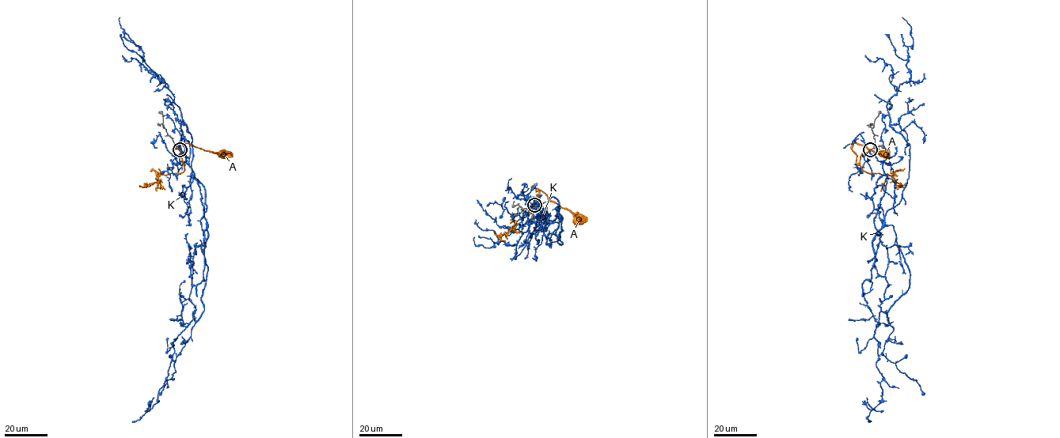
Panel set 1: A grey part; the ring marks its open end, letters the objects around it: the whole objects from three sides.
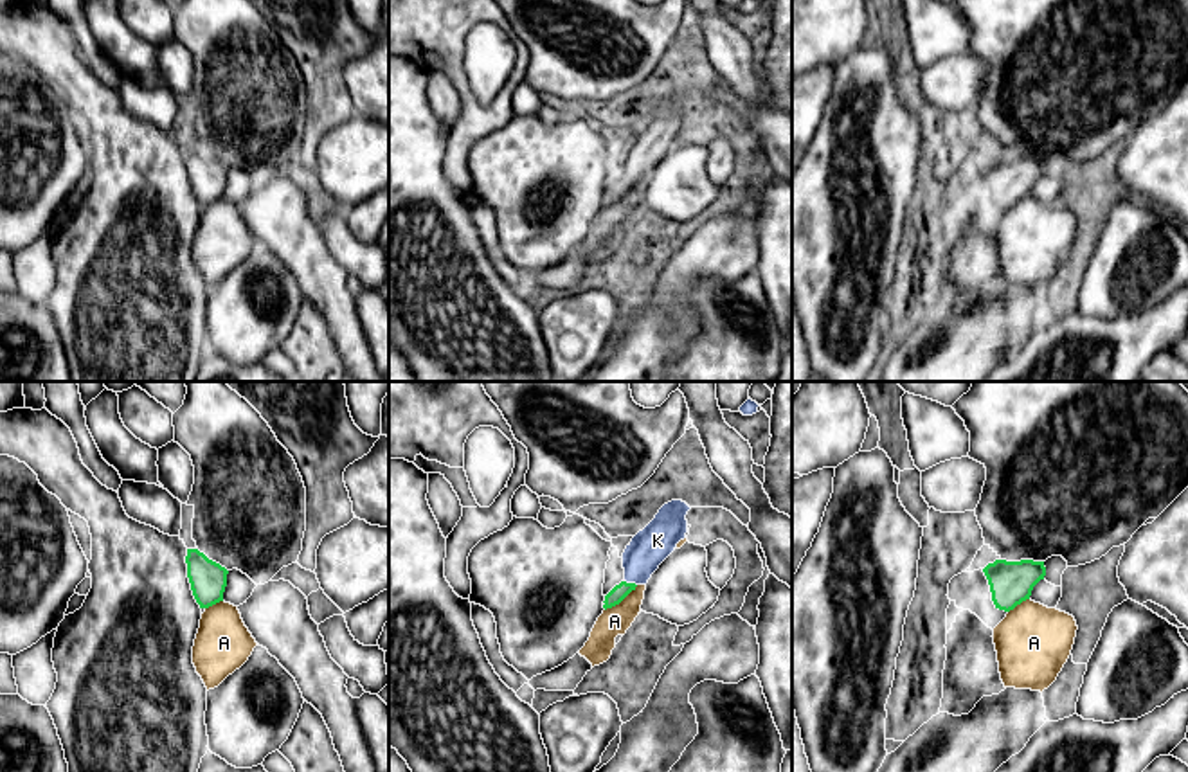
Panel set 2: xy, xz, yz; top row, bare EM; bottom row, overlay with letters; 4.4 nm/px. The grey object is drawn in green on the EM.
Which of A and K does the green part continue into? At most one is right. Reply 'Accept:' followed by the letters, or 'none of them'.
Accept: K

